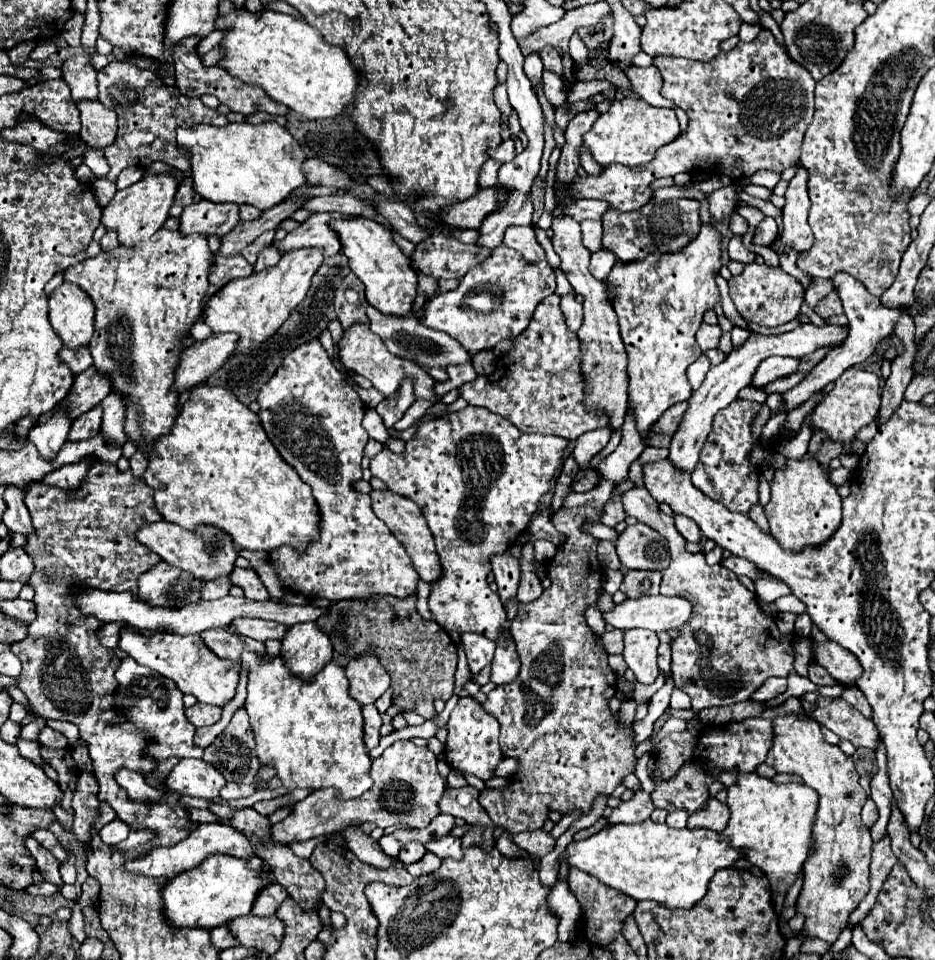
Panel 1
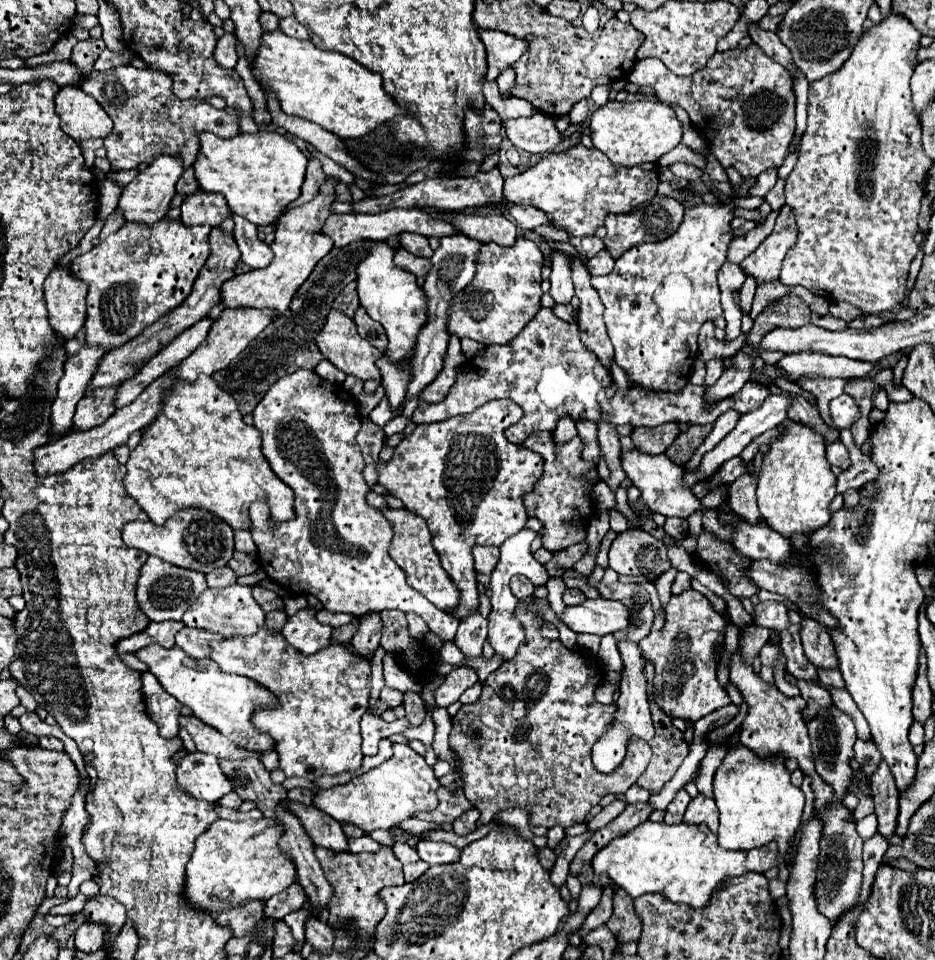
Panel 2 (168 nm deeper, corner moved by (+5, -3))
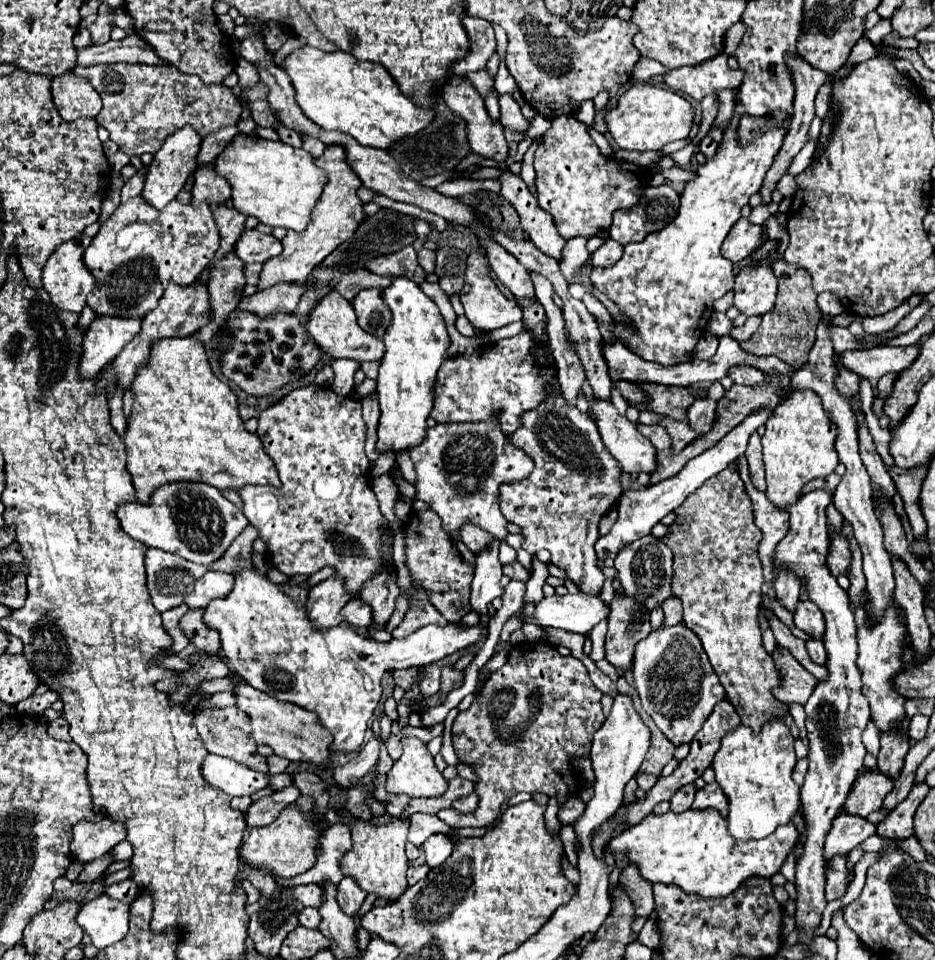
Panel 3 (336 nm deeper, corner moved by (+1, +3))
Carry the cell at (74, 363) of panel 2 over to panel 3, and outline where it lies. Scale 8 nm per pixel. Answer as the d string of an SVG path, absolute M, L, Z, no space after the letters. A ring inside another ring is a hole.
M95 318L83 340L83 358L79 364L81 376L91 378L99 374L139 330L141 318Z

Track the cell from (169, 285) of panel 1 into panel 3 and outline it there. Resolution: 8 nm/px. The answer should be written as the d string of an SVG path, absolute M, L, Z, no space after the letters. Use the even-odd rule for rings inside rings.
M135 196L117 206L117 210L101 224L97 236L91 240L89 248L83 254L83 262L89 272L97 278L97 286L93 294L87 298L87 306L91 306L97 316L139 316L143 318L149 310L153 310L163 296L165 288L173 282L179 286L189 286L199 278L199 274L213 260L219 250L219 230L215 226L211 208L207 204L183 204L173 200L165 206L165 210L155 210L143 202L143 196ZM197 236L199 244L189 244L189 238Z

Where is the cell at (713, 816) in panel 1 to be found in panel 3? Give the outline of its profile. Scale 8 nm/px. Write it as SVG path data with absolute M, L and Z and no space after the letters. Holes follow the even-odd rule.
M705 784L705 788L697 790L695 802L693 802L695 810L703 810L703 808L717 808L723 816L727 816L727 796L723 794L723 790L719 790L719 784Z

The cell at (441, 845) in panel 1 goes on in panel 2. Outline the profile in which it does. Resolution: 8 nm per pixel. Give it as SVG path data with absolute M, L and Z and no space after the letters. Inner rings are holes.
M421 840L417 844L419 858L427 862L429 866L433 864L449 864L459 860L459 850L447 842L431 842L431 840Z

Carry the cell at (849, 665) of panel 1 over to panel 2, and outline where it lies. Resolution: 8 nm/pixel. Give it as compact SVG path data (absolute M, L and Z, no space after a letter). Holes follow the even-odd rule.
M803 620L801 622L801 640L805 648L805 656L817 668L837 668L839 660L833 648L833 640L827 630L817 620Z

